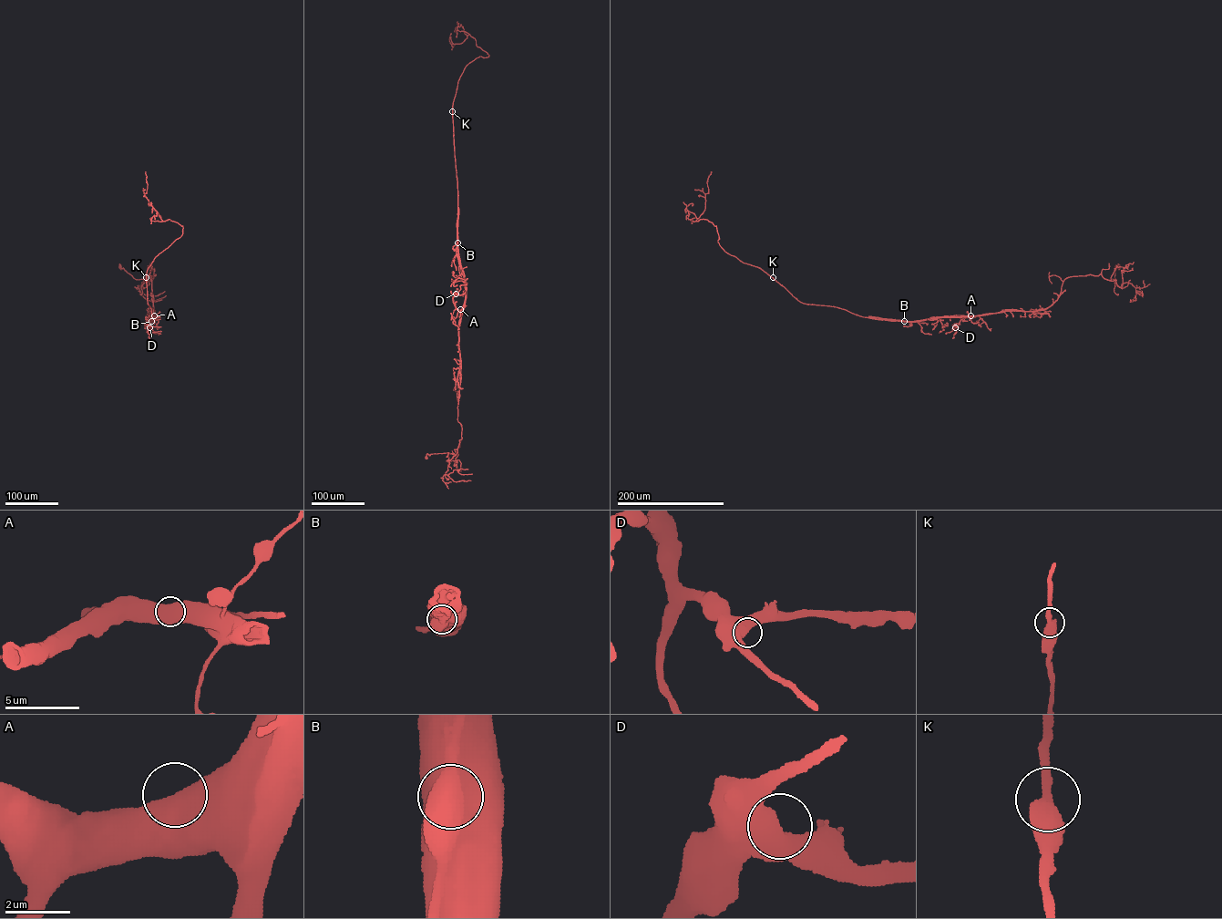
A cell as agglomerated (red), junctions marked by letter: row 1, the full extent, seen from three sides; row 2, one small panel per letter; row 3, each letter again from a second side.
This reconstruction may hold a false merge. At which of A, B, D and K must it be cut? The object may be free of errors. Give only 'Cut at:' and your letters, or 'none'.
Cut at: B

